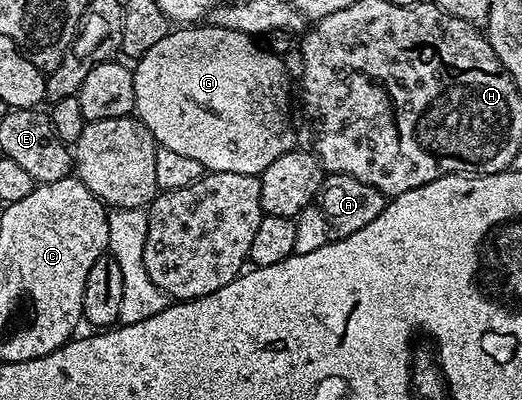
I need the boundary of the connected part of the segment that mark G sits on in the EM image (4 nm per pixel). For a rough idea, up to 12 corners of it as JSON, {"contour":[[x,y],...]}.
{"contour":[[181,26],[136,61],[135,112],[209,172],[294,151],[280,55]]}

